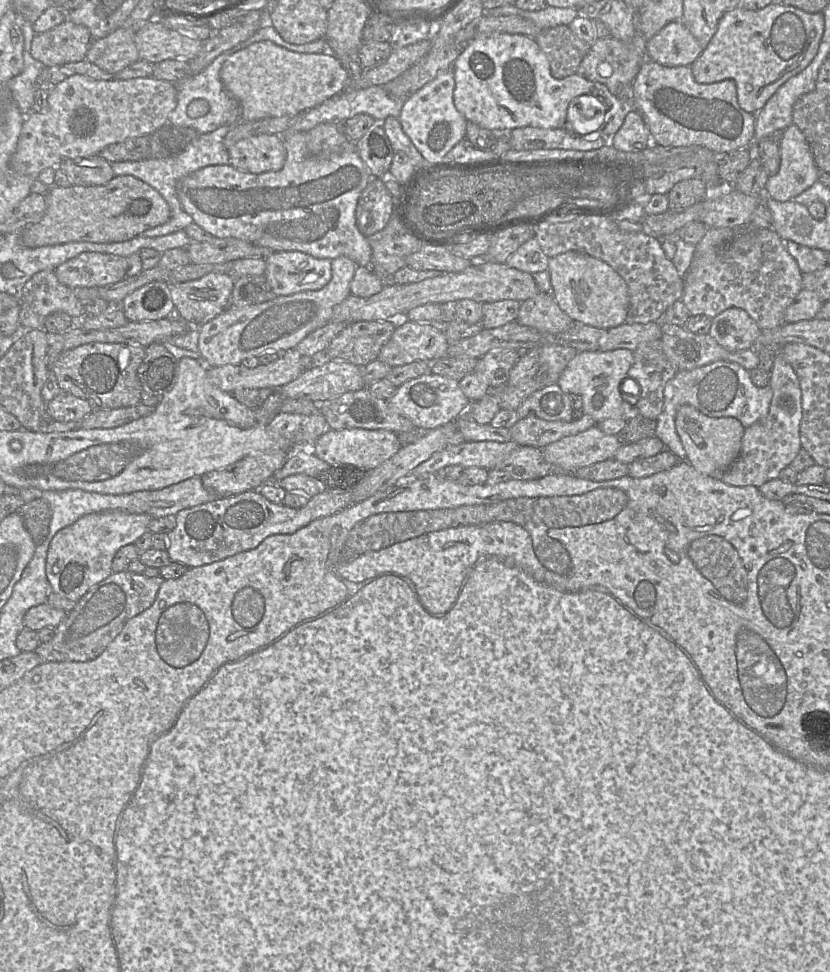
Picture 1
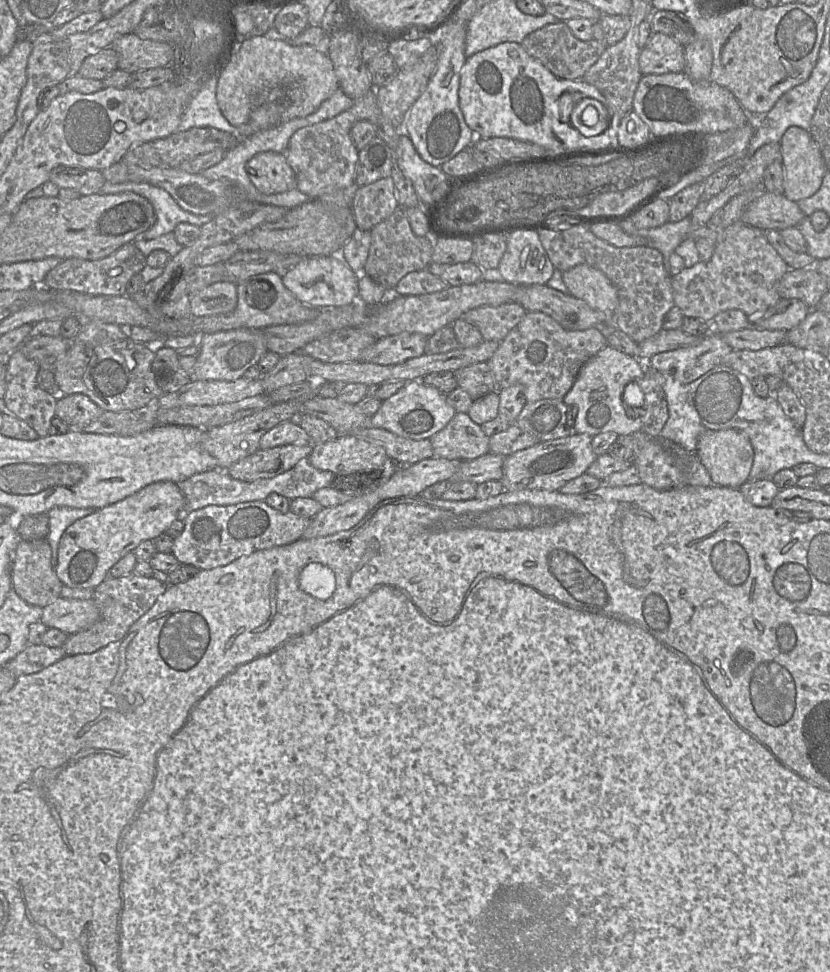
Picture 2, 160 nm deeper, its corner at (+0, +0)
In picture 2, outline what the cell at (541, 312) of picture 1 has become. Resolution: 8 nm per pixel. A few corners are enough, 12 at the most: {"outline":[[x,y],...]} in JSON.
{"outline":[[527,311],[488,362],[498,391],[562,400],[606,346]]}

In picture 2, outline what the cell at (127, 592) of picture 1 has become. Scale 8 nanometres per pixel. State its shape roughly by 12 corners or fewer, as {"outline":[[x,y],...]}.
{"outline":[[133,573],[106,578],[92,599],[99,619],[69,635],[66,656],[122,639],[166,590]]}

